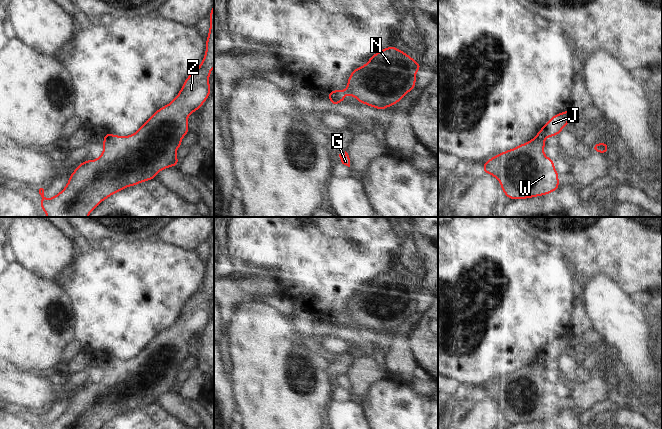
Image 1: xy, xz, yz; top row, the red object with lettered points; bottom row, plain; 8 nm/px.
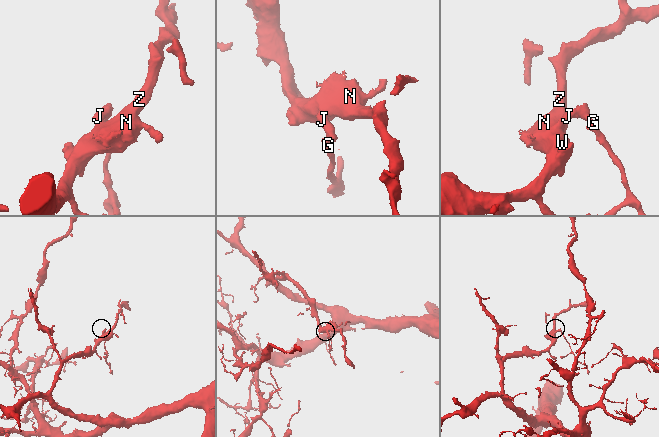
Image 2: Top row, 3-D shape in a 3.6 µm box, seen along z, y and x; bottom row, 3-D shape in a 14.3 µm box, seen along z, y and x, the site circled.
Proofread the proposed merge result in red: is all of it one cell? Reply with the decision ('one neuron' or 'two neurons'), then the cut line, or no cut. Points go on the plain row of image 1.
two neurons; cut xz (331, 315), (341, 324)

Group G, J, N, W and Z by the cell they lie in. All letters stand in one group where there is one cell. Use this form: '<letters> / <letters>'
G J / N W Z

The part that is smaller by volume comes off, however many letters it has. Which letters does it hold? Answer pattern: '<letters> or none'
G, J.

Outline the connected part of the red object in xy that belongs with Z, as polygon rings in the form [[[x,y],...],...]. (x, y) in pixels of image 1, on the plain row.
[[[214,227],[209,243],[204,282],[200,290],[186,302],[178,319],[152,338],[135,357],[129,360],[112,358],[104,362],[101,368],[103,377],[95,384],[85,384],[77,389],[67,409],[54,421],[46,423],[44,413],[40,412],[40,429],[99,429],[124,412],[155,403],[159,395],[178,390],[176,374],[182,370],[182,362],[190,356],[188,341],[199,334],[211,318],[209,300],[214,292]]]

